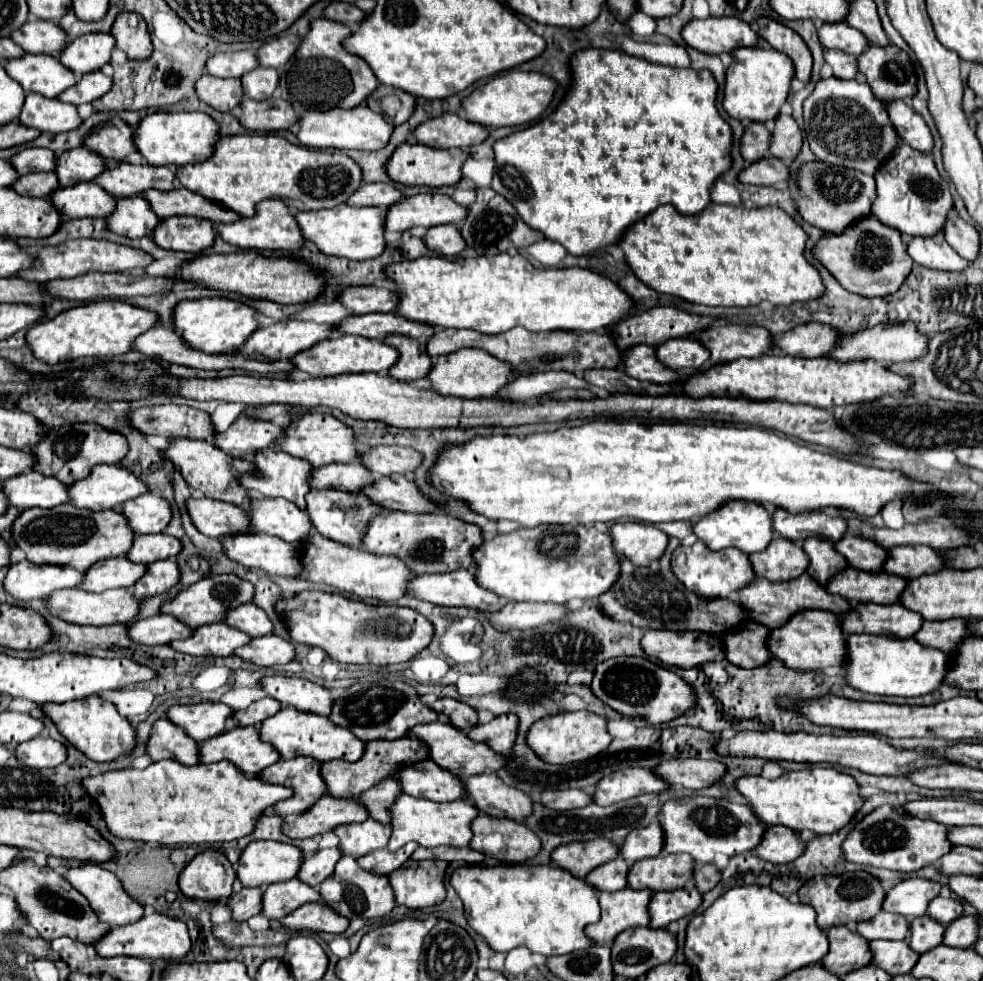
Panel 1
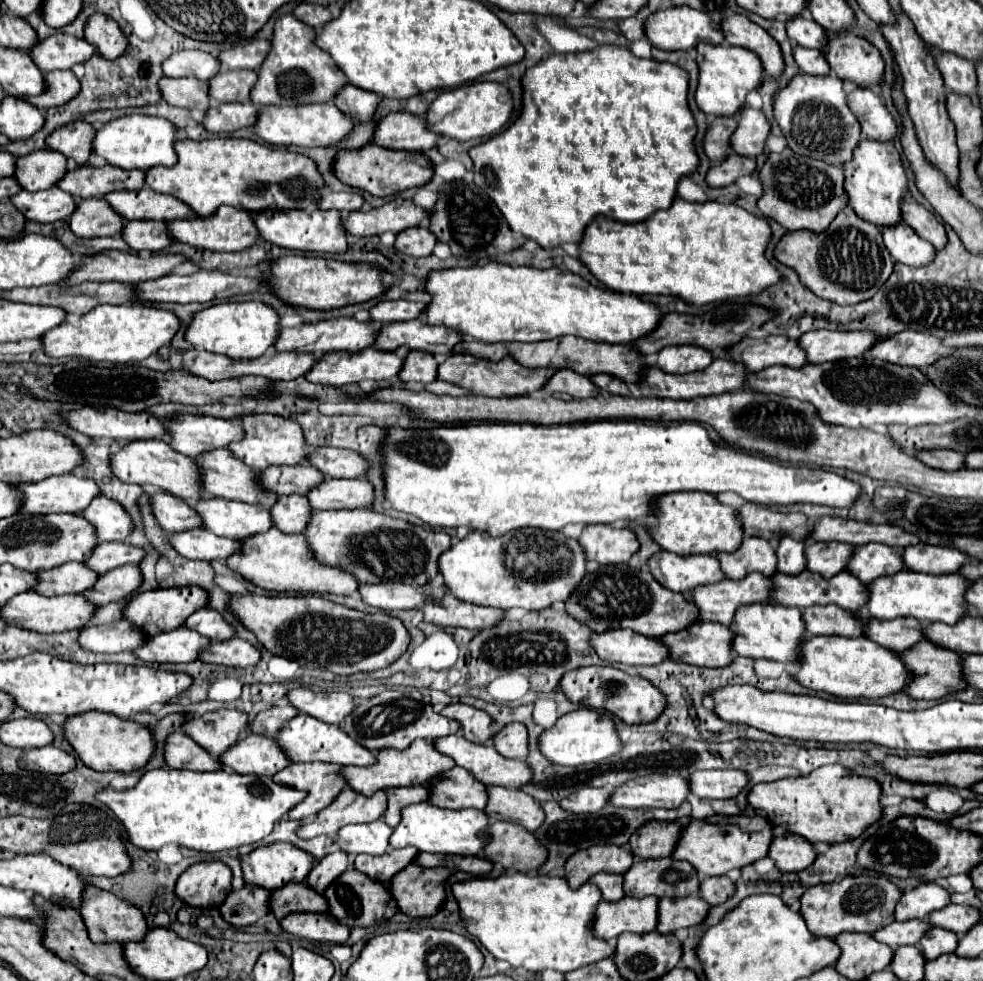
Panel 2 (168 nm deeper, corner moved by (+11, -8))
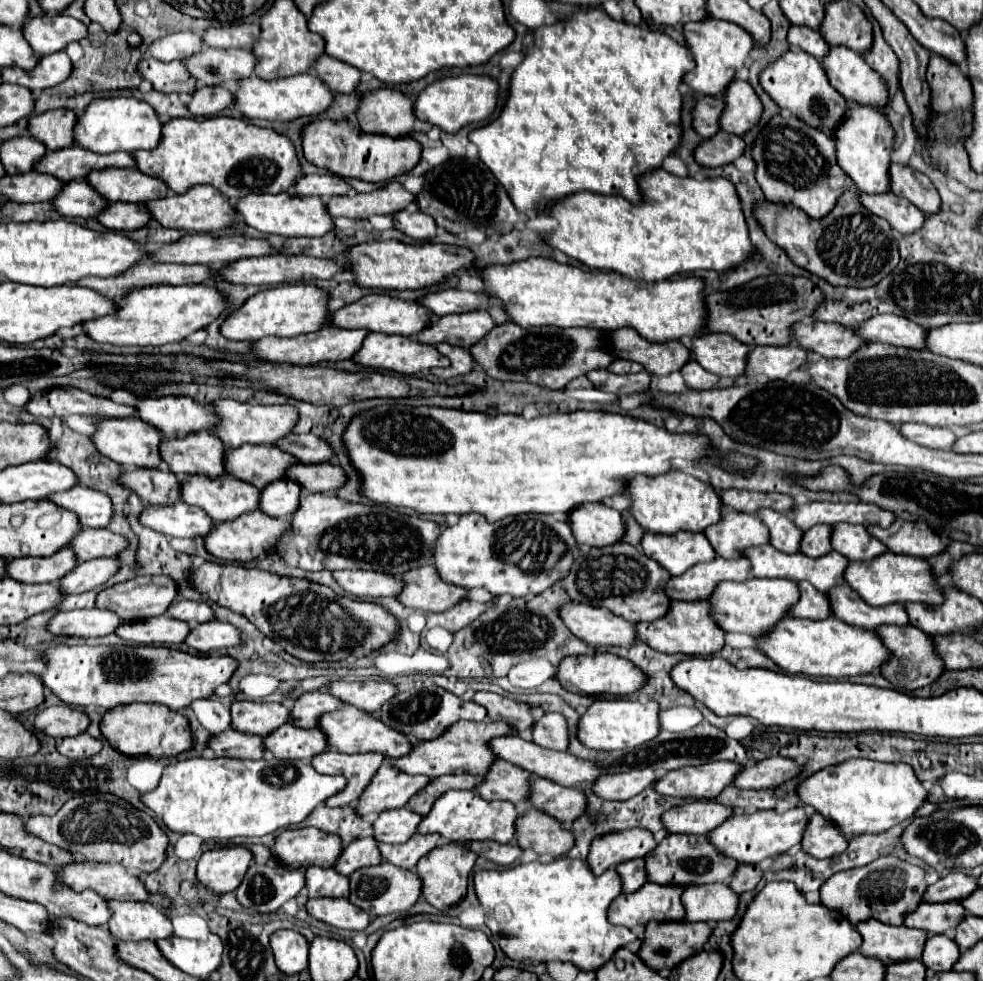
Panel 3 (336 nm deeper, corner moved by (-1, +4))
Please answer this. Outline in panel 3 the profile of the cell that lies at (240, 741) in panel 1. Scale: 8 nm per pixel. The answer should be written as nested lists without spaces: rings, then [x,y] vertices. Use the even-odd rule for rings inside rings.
[[[286,723],[278,731],[272,731],[264,739],[264,745],[276,759],[312,759],[314,755],[320,755],[328,749],[326,733],[318,727],[314,729],[300,729],[292,723]]]

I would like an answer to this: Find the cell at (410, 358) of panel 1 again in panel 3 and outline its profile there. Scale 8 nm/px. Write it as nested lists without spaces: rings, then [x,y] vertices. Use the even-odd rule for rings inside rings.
[[[446,343],[436,345],[436,349],[442,355],[446,355],[450,359],[450,363],[452,363],[446,369],[432,369],[432,375],[436,375],[438,379],[446,381],[446,379],[452,379],[452,377],[458,377],[458,375],[466,375],[466,373],[470,373],[476,367],[476,361],[474,361],[474,357],[470,355],[468,349],[446,345]]]

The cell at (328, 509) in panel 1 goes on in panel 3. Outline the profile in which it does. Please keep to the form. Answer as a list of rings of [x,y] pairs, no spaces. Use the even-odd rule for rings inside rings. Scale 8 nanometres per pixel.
[[[276,479],[260,491],[258,509],[270,517],[288,519],[288,515],[296,511],[298,499],[300,499],[298,483],[292,483],[290,479]]]

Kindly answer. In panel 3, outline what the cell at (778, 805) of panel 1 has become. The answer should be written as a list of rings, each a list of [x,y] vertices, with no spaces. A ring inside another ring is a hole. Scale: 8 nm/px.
[[[848,759],[826,767],[808,777],[800,785],[798,795],[806,805],[812,805],[826,819],[832,819],[832,823],[850,837],[884,833],[904,819],[910,819],[928,801],[928,791],[908,763],[880,763],[870,759]]]

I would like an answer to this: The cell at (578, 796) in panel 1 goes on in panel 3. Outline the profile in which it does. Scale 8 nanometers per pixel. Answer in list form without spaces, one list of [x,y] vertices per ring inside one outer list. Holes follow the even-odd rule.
[[[650,767],[644,769],[634,769],[628,773],[616,773],[616,775],[606,775],[592,787],[596,795],[604,799],[630,799],[632,795],[638,795],[640,791],[652,787],[656,783],[656,773]]]

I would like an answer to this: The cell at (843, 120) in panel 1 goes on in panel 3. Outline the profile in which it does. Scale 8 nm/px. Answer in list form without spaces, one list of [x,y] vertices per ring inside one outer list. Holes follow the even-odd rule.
[[[788,49],[776,61],[768,63],[768,67],[760,73],[760,85],[774,99],[774,103],[780,105],[780,109],[788,109],[792,115],[824,133],[834,131],[846,111],[846,101],[832,85],[828,85],[820,61],[804,51]]]

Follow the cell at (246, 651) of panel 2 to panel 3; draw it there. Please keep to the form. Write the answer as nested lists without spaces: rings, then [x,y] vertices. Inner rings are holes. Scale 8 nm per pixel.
[[[208,621],[208,623],[200,623],[198,627],[190,629],[188,637],[184,639],[184,643],[200,653],[208,653],[208,651],[216,651],[222,647],[232,647],[238,645],[242,641],[242,633],[240,629],[232,627],[230,623],[222,623],[222,621]]]

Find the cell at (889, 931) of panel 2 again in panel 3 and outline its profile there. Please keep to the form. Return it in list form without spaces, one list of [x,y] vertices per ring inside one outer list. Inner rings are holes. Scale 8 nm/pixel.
[[[922,901],[920,907],[912,915],[908,915],[904,925],[928,931],[930,935],[950,933],[964,919],[964,915],[966,909],[958,901],[944,901],[944,903]]]

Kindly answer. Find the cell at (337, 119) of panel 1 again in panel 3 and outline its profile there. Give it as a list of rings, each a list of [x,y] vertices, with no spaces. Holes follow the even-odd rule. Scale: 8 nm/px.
[[[300,73],[276,81],[264,81],[256,75],[250,75],[246,79],[238,81],[238,89],[234,91],[234,105],[246,115],[248,119],[268,119],[268,121],[292,121],[298,117],[316,117],[320,111],[328,109],[332,105],[332,91],[324,87],[324,83],[314,75],[314,73]]]

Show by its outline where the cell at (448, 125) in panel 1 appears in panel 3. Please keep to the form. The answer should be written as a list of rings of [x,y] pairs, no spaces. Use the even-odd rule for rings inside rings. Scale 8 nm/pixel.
[[[388,87],[362,95],[356,117],[364,133],[382,133],[390,137],[402,137],[412,131],[426,133],[432,127],[414,117],[412,101],[408,101],[400,91]]]

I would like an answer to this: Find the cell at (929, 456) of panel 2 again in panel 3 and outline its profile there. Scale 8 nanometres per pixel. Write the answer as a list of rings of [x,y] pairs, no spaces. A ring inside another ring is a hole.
[[[904,423],[900,425],[900,433],[906,439],[928,449],[950,449],[954,443],[954,433],[950,429],[940,429],[940,427]]]

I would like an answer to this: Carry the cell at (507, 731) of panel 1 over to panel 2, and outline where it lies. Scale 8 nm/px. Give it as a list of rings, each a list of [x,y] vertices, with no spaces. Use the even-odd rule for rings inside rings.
[[[510,723],[502,731],[498,731],[488,743],[508,759],[526,759],[528,753],[528,731],[522,723]]]

